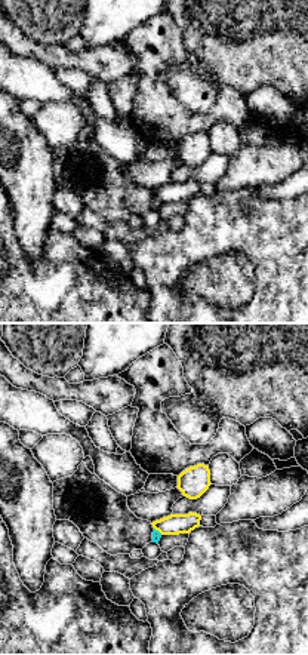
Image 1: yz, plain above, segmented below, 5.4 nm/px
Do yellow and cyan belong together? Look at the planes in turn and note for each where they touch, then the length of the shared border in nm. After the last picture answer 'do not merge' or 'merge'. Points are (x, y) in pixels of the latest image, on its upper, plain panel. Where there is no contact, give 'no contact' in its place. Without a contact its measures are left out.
contact (159, 199); length 60 nm

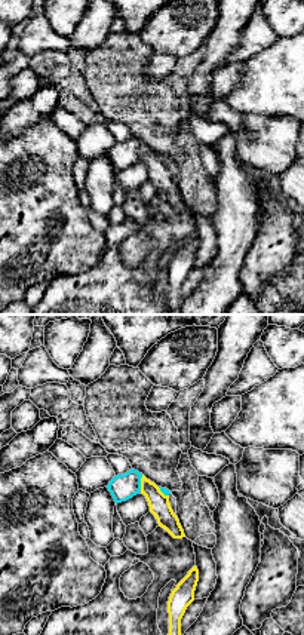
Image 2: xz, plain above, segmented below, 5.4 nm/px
contact (141, 150); length 80 nm

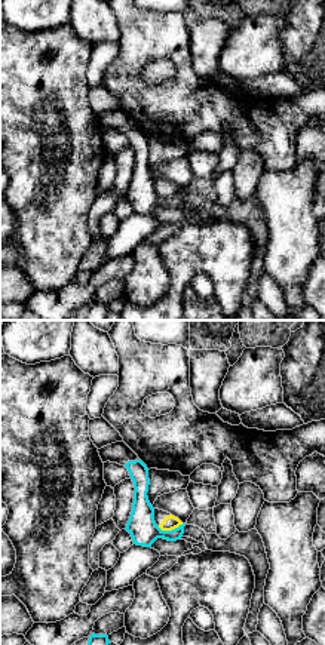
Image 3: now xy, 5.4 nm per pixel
contact (169, 197); length 140 nm

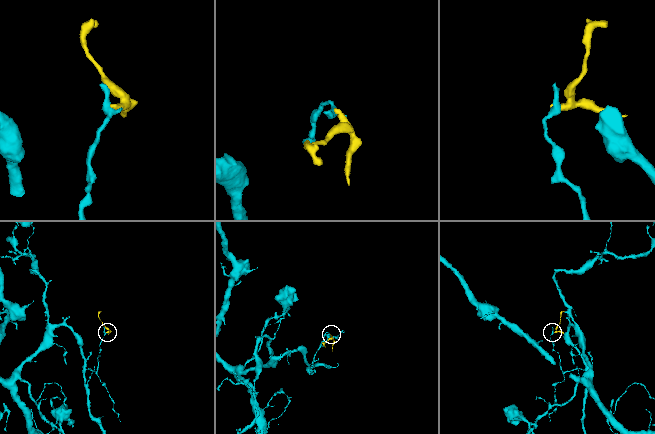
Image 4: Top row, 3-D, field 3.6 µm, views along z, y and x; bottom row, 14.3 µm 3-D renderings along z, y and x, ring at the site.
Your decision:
do not merge

